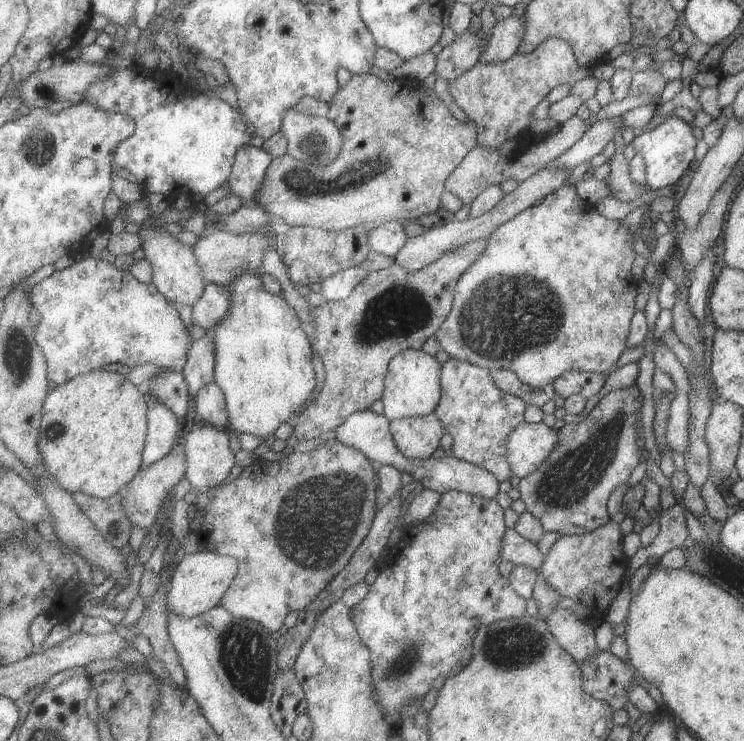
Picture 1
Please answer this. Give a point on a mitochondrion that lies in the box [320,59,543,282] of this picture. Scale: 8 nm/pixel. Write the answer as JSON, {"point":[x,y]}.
{"point":[370,169]}

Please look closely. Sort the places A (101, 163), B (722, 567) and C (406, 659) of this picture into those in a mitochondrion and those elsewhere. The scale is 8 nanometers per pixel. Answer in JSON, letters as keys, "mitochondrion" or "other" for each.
{"A":"other","B":"mitochondrion","C":"mitochondrion"}

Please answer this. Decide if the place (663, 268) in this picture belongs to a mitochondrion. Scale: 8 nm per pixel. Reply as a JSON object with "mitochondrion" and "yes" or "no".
{"mitochondrion":"no"}

